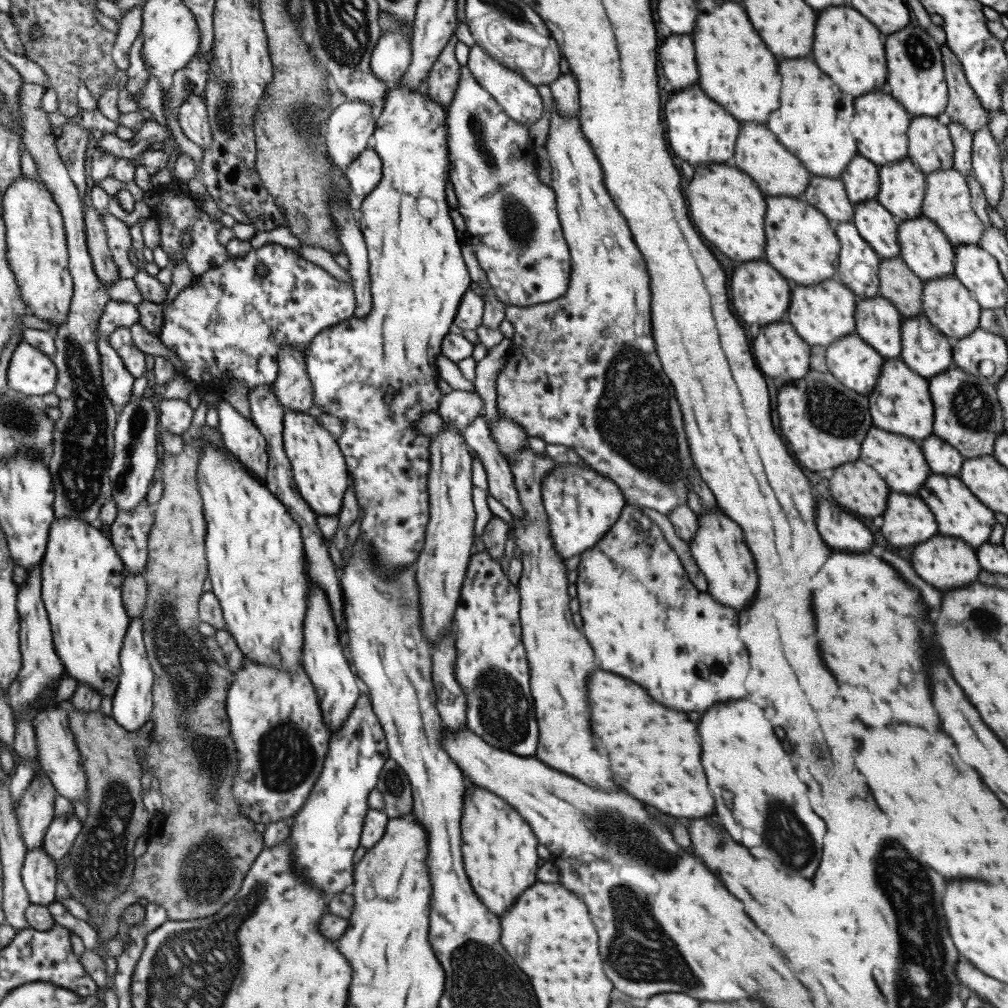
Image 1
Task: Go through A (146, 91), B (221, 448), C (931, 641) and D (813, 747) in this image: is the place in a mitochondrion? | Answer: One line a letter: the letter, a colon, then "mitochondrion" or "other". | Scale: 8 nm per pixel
A: other
B: other
C: other
D: mitochondrion

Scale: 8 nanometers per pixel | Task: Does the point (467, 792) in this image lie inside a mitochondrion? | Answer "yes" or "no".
no

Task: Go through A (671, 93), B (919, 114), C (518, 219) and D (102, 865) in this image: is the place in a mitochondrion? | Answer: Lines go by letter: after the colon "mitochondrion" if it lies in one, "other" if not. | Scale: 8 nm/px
A: other
B: other
C: mitochondrion
D: mitochondrion

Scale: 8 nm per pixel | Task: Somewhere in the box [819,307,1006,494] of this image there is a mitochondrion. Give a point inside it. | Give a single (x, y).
(970, 404)

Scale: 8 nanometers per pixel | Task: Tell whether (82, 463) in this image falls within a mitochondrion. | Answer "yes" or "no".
yes

